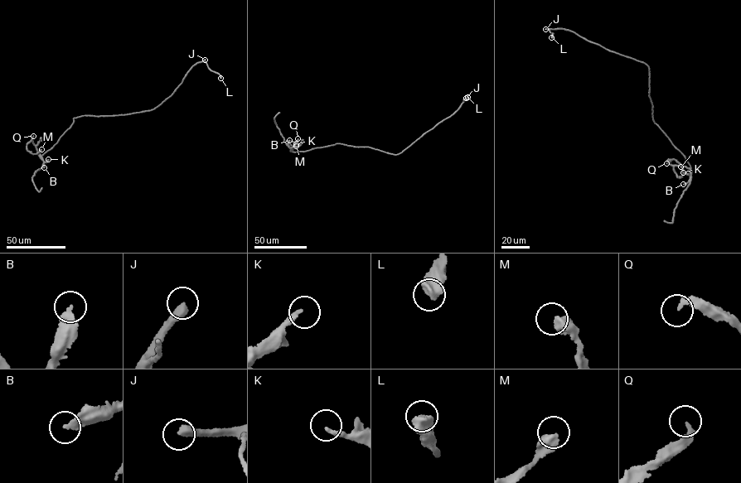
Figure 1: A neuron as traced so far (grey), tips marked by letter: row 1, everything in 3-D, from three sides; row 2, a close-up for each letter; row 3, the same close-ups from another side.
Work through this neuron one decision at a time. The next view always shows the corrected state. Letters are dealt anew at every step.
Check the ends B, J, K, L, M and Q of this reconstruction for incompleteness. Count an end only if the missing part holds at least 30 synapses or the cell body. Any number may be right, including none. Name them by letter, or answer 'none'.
J, Q

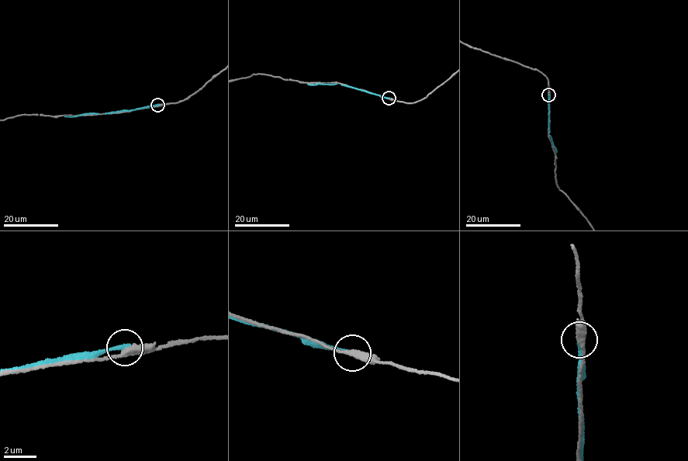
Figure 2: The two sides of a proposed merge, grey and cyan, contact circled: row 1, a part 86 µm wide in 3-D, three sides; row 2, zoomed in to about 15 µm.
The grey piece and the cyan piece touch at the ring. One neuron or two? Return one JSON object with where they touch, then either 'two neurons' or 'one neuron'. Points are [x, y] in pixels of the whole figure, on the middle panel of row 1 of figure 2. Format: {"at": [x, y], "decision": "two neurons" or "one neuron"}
{"at": [388, 98], "decision": "two neurons"}

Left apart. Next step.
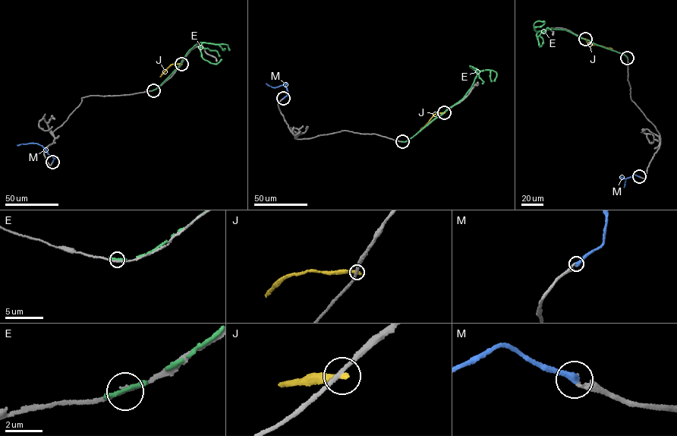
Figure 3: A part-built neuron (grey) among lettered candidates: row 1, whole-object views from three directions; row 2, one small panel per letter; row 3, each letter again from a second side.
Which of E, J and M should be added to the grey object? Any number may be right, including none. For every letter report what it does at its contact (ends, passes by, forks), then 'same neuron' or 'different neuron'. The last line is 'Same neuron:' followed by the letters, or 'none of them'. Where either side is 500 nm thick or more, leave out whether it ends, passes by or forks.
E: it ends | different neuron
J: it ends | different neuron
M: it ends | same neuron
Same neuron: M

